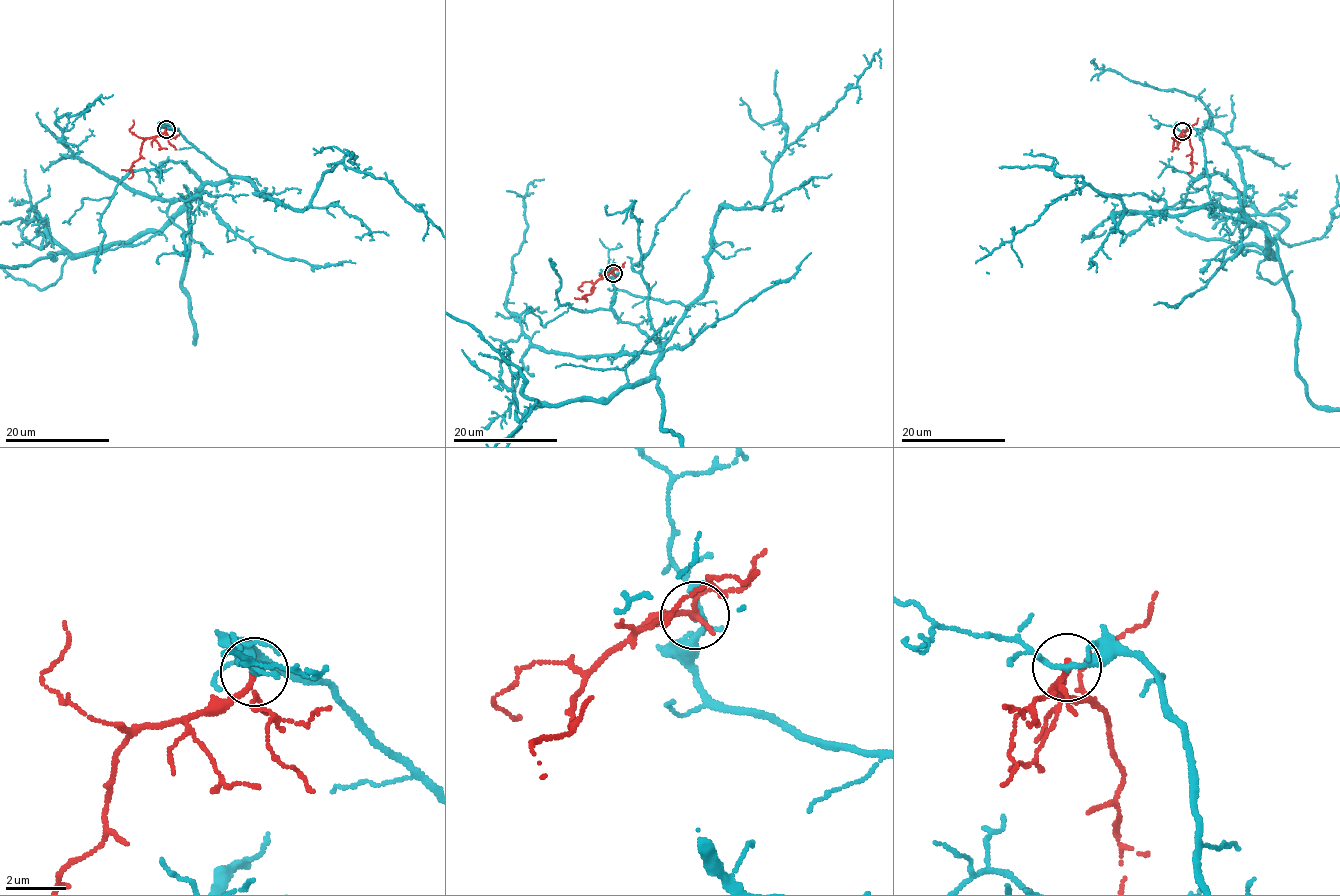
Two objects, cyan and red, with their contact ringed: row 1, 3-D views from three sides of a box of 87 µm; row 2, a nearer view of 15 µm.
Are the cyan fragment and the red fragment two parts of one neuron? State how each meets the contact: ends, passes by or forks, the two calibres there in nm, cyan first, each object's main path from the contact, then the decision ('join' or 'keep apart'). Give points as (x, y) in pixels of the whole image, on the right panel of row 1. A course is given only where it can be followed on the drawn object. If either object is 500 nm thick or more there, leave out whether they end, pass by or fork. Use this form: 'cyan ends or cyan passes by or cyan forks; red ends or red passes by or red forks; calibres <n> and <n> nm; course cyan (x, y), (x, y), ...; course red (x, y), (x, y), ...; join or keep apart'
cyan passes by; red forks; calibres 170 and 120 nm; course red (1183, 131), (1181, 134), (1189, 141), (1192, 154), (1191, 171), (1188, 173); keep apart

